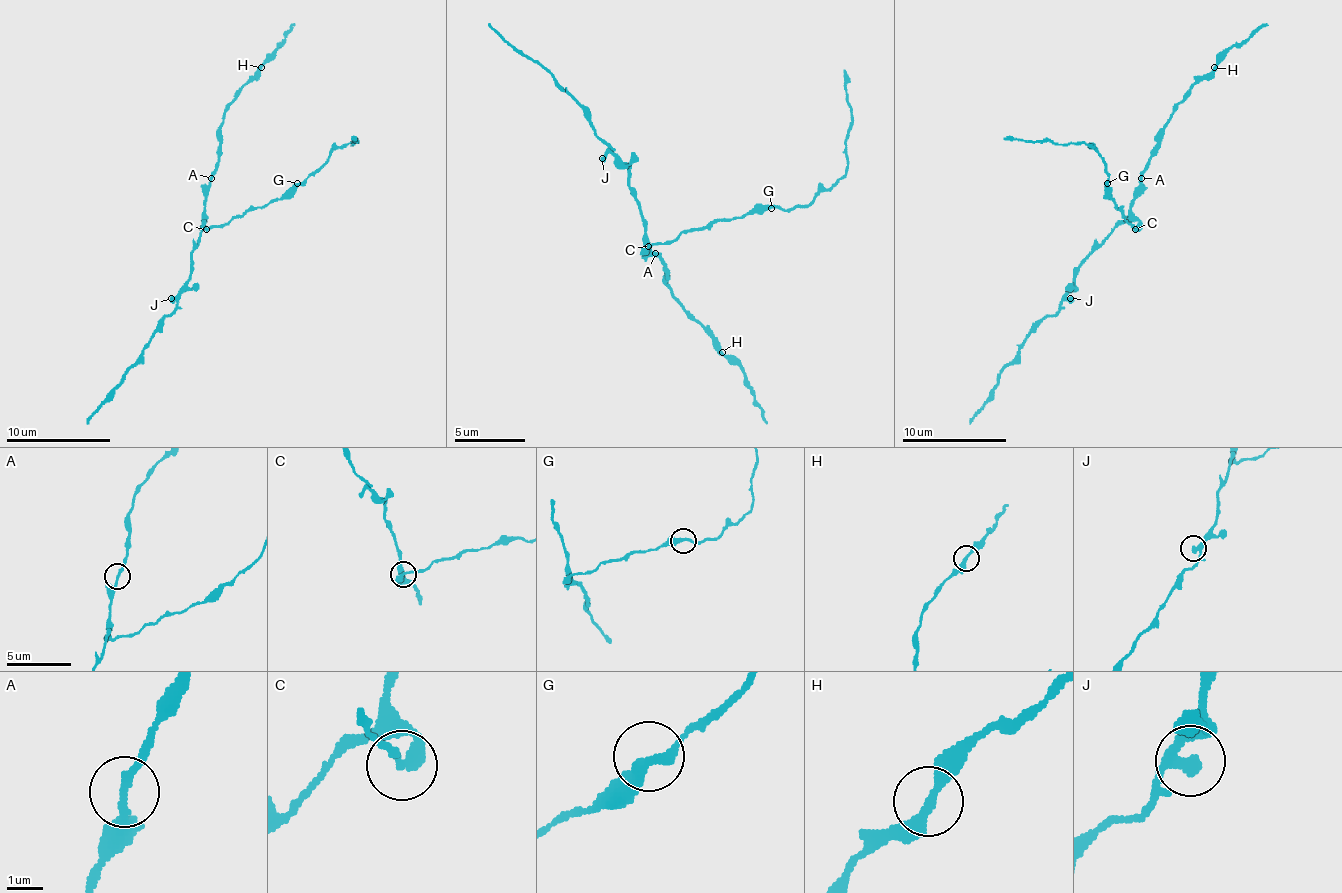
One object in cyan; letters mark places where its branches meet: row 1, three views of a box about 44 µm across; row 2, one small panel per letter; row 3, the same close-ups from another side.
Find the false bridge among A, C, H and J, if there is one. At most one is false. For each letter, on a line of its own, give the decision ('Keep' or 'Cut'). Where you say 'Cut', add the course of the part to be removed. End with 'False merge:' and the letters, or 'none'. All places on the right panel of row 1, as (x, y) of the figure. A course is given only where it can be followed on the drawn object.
A: Keep
C: Cut. Course of the part to remove: (1136, 230), (1109, 196), (1107, 167), (1094, 149), (1073, 144), (1004, 138)
H: Keep
J: Keep
False merge: C

